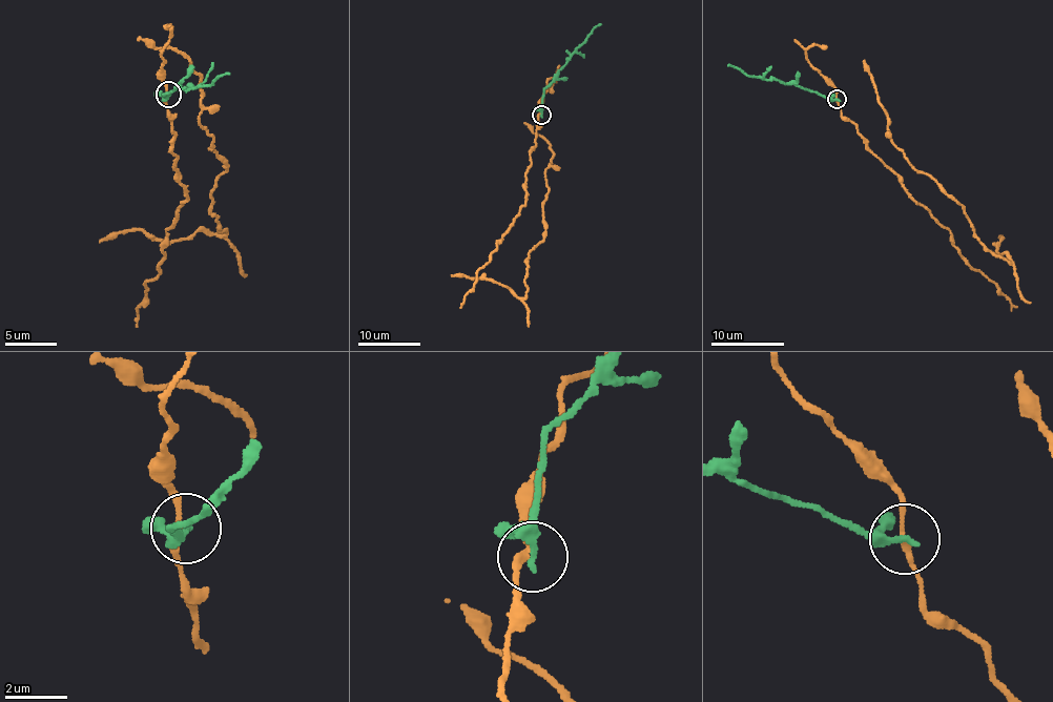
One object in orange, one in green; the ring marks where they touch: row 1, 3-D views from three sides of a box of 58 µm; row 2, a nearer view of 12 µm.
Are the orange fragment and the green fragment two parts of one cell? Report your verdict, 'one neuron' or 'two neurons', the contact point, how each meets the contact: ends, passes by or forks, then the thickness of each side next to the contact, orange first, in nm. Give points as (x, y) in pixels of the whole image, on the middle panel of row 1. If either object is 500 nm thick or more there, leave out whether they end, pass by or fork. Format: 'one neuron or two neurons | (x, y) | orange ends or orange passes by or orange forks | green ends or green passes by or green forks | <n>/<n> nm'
two neurons | (541, 115) | orange passes by | green passes by | 160/200 nm

